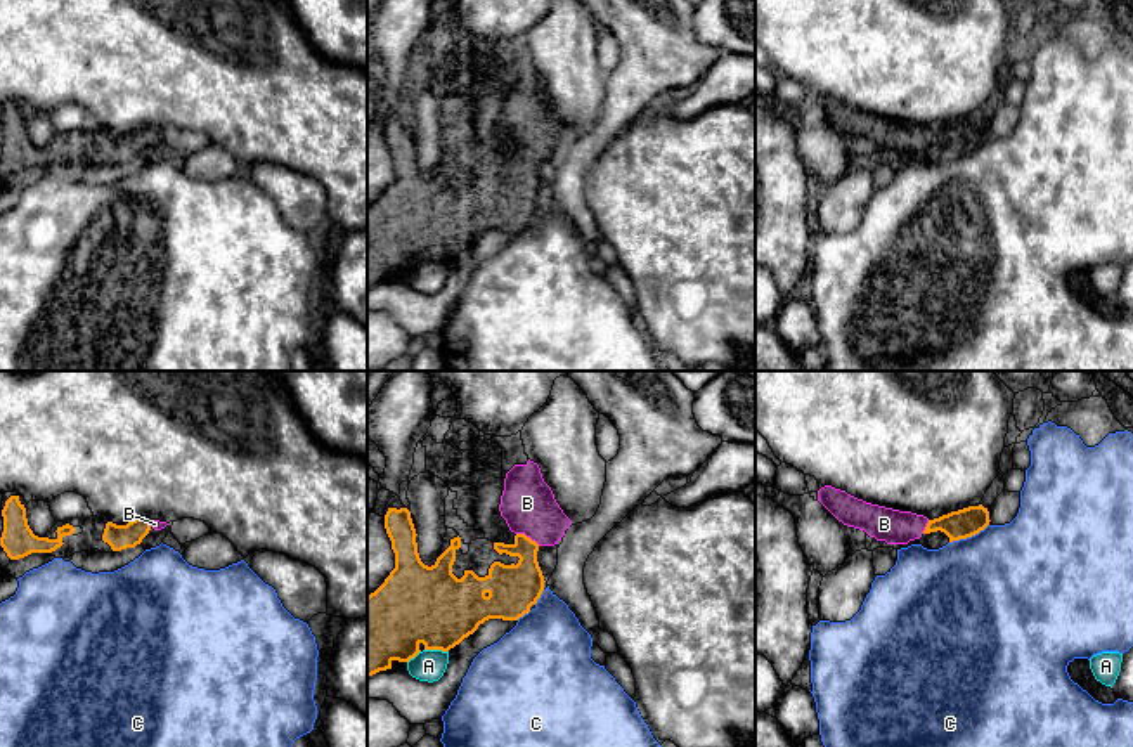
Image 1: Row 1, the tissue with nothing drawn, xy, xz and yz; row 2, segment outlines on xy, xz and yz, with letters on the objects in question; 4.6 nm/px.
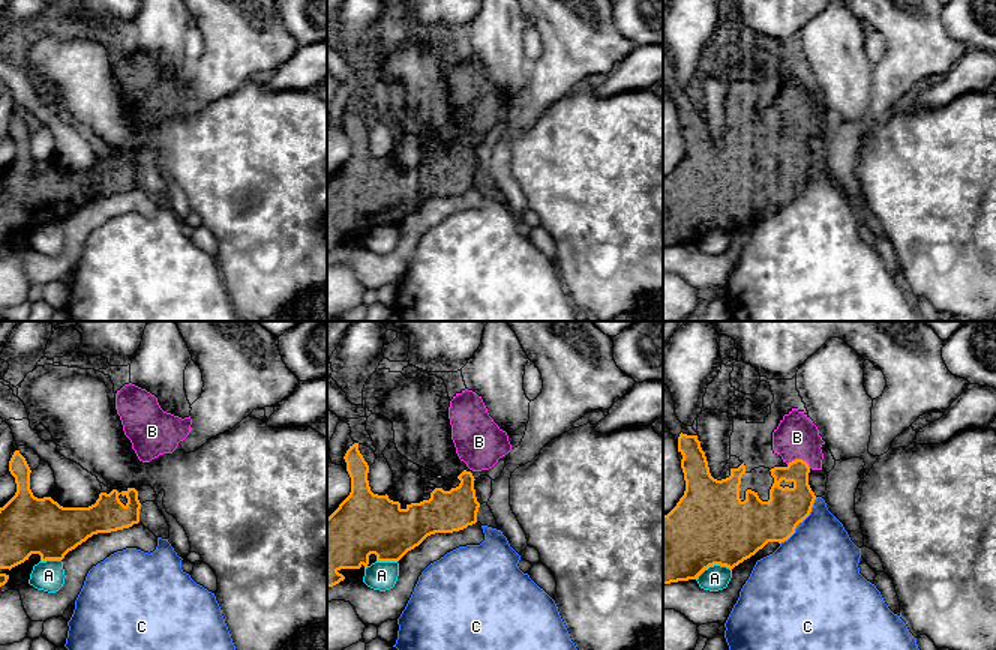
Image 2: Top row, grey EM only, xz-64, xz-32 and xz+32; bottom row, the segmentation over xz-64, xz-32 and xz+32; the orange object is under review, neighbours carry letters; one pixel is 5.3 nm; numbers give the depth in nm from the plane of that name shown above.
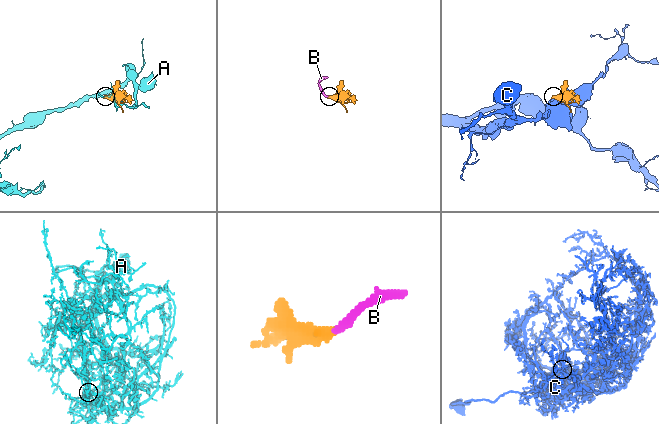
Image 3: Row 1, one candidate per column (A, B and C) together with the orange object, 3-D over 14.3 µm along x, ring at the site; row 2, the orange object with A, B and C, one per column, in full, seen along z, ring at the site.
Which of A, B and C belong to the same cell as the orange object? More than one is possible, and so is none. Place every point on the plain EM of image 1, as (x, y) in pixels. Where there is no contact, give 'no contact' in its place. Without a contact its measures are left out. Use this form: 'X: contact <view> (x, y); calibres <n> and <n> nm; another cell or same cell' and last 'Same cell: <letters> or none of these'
A: contact xz (437, 260); calibres 360 and 140 nm; another cell
B: contact xz (529, 149); calibres 220 and 260 nm; same cell
C: contact yz (969, 148); calibres 140 and 500 nm; another cell
Same cell: B

